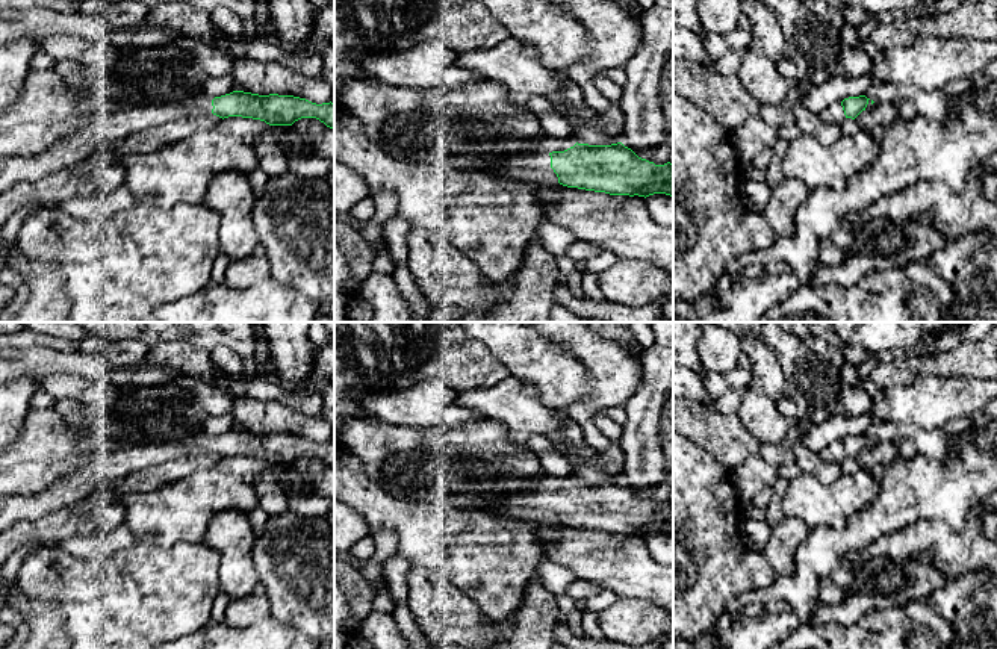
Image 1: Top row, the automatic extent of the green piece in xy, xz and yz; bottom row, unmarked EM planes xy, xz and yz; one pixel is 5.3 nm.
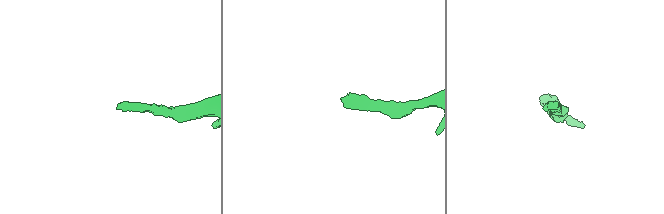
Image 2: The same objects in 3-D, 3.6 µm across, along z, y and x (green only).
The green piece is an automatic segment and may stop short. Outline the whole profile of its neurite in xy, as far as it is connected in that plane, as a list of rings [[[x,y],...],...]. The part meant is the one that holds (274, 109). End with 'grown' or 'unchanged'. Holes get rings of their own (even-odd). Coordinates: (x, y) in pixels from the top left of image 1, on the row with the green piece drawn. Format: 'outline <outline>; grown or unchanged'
outline [[[244,91],[215,97],[200,92],[185,100],[139,106],[95,115],[91,121],[64,136],[45,151],[20,157],[0,159],[0,194],[17,183],[38,182],[45,175],[67,169],[94,151],[113,147],[127,136],[156,130],[159,126],[183,116],[216,115],[219,118],[242,116],[265,121],[269,126],[292,126],[301,118],[316,118],[327,127],[334,129],[334,103],[316,104],[294,95],[259,95]]]; grown

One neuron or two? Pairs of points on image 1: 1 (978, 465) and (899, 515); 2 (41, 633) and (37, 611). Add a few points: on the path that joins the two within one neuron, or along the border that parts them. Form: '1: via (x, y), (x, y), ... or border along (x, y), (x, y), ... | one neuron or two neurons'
1: via (958, 483), (947, 489), (925, 489), (919, 495) | one neuron
2: via (41, 628), (41, 616) | one neuron

